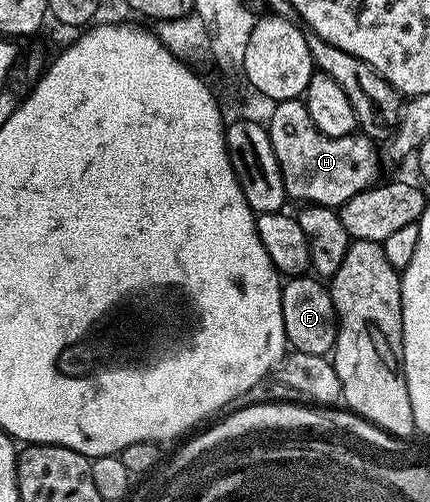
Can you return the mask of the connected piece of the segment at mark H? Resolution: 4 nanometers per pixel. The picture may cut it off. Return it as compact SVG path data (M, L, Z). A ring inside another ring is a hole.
M302 99L279 101L273 108L274 110L270 113L270 121L268 120L268 132L272 151L276 155L282 172L286 196L291 202L302 201L298 203L341 207L348 198L361 193L375 180L373 177L374 171L378 167L378 157L374 151L375 142L369 136L329 137L324 135L312 123L312 119L308 115L308 107L305 100Z

